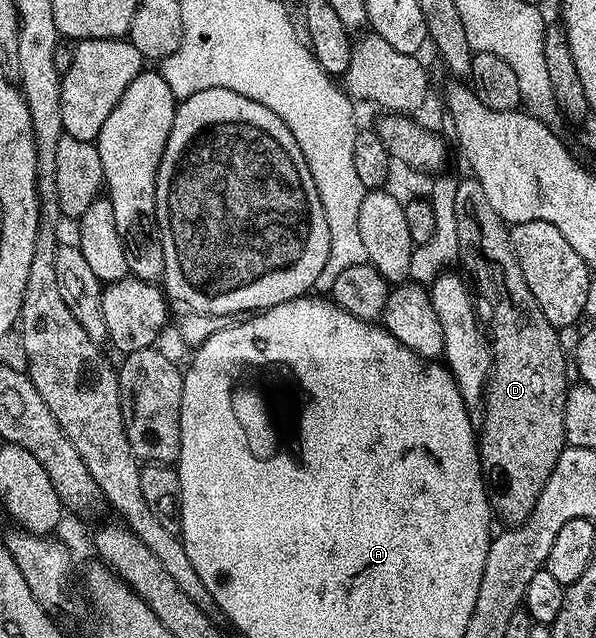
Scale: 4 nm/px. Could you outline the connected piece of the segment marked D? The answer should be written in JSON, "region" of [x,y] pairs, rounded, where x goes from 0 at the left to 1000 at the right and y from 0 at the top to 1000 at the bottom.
{"region":[[[794,277],[772,281],[765,290],[762,303],[762,371],[765,373],[765,392],[770,404],[779,406],[779,412],[785,417],[785,425],[792,429],[789,436],[789,450],[795,458],[797,473],[802,476],[804,486],[799,489],[800,509],[805,527],[815,534],[819,552],[819,585],[812,597],[807,614],[807,635],[802,643],[800,668],[805,685],[802,688],[802,704],[805,705],[805,724],[812,735],[812,755],[819,759],[819,798],[826,803],[834,815],[846,818],[847,828],[857,829],[871,826],[879,813],[889,804],[889,798],[896,795],[903,782],[903,773],[909,766],[909,760],[916,757],[916,748],[923,748],[923,735],[930,729],[930,723],[936,716],[936,710],[946,701],[950,693],[946,685],[946,668],[943,666],[943,610],[946,608],[946,591],[950,586],[950,574],[940,564],[940,525],[935,508],[926,506],[916,497],[916,491],[909,491],[909,484],[903,478],[903,472],[889,459],[889,447],[883,447],[883,434],[876,434],[876,422],[869,422],[869,409],[862,403],[862,397],[856,390],[856,378],[852,376],[852,351],[847,343],[836,337],[834,329],[820,317],[815,309],[814,298],[802,282]]]}

